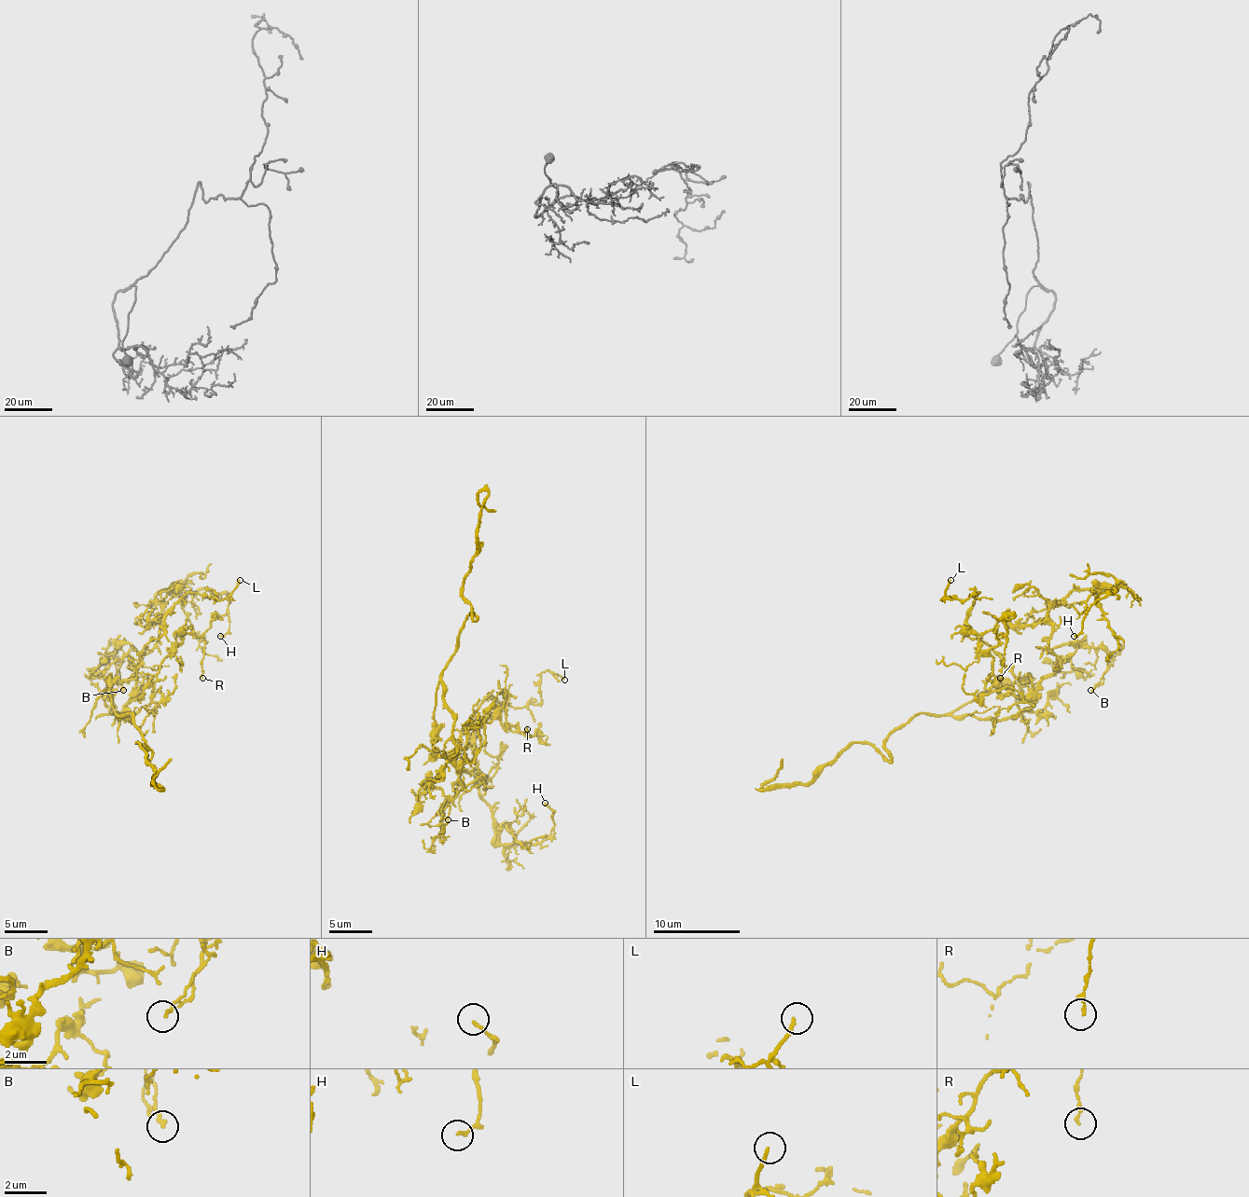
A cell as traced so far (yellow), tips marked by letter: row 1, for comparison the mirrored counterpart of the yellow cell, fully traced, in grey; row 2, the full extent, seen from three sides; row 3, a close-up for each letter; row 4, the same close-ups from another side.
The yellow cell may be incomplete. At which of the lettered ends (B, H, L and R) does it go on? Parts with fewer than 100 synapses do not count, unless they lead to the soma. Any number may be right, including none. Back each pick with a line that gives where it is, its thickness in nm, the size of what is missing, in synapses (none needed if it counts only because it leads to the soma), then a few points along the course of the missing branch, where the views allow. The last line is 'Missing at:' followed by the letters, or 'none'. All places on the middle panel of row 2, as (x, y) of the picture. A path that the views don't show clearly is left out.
Missing at: none

